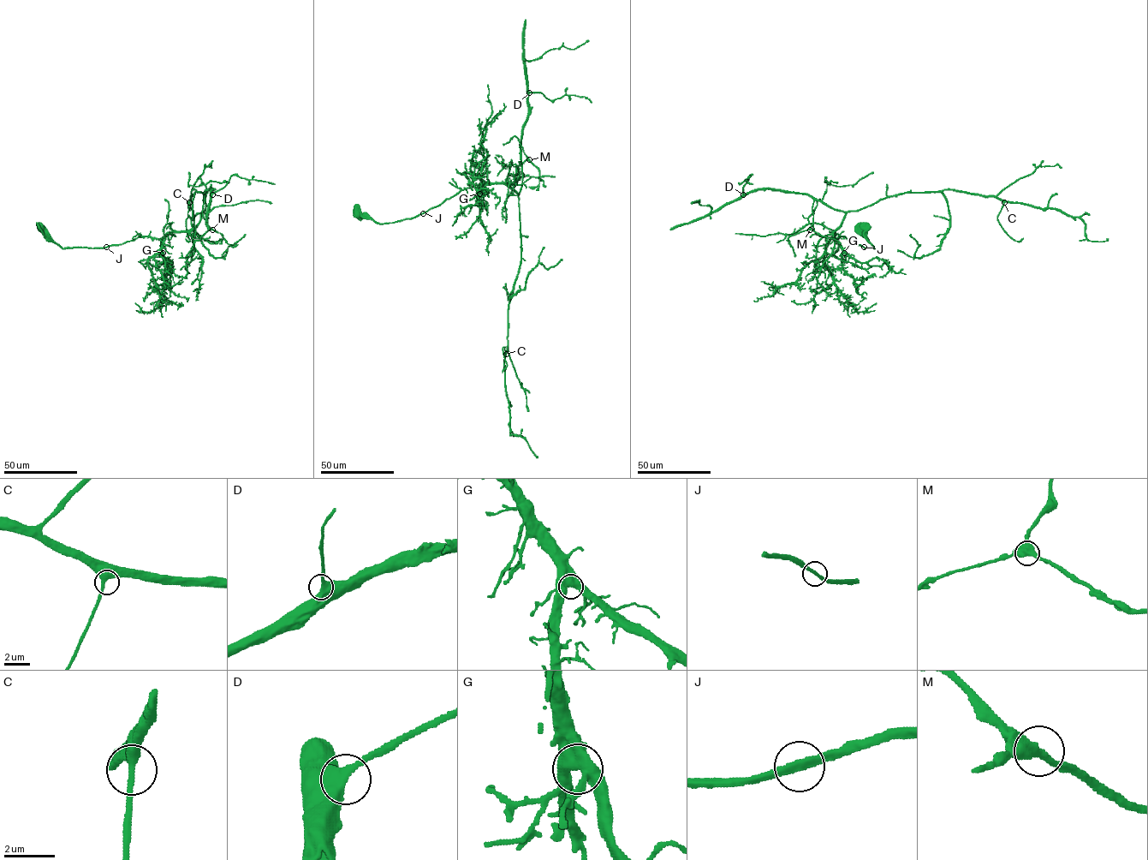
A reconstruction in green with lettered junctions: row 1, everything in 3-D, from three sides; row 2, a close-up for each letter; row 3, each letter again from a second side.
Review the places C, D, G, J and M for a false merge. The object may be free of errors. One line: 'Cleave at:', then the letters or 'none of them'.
Cleave at: none of them

